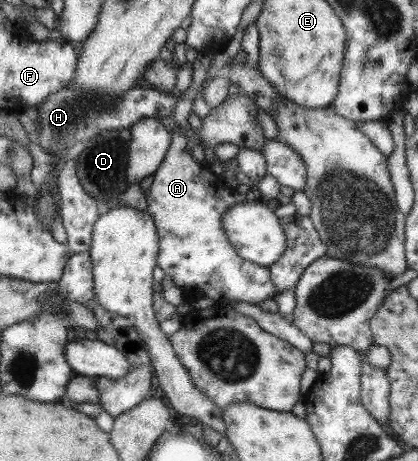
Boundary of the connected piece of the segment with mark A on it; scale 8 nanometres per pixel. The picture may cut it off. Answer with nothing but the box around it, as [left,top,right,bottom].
[145,49,278,304]

